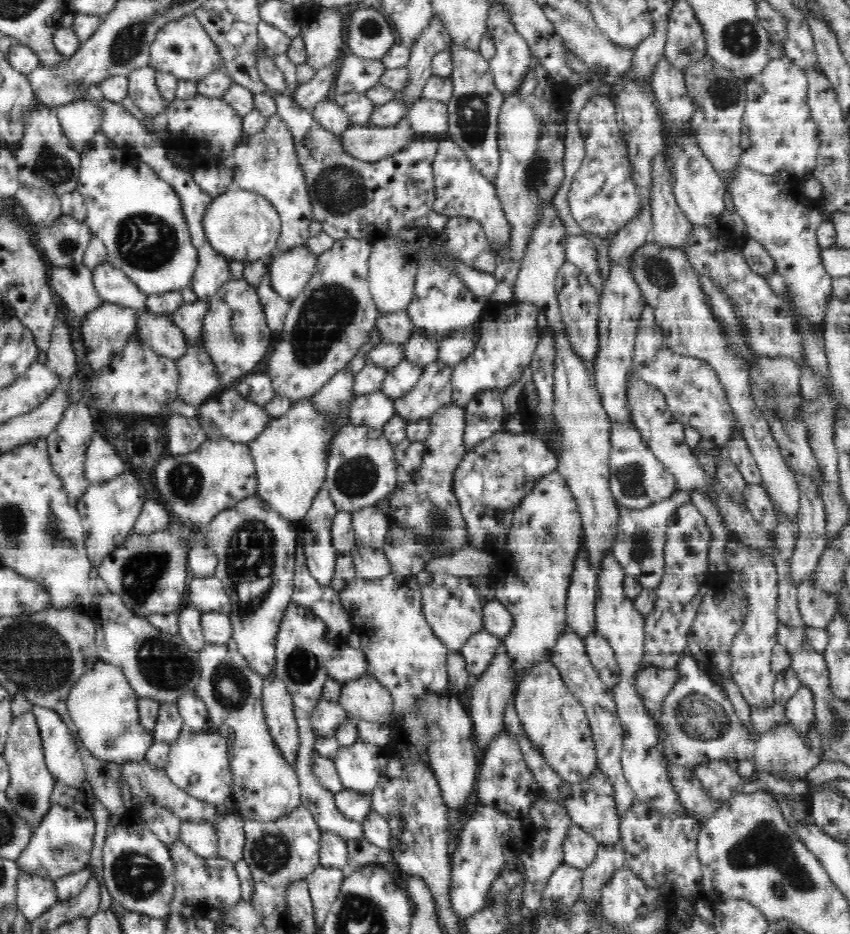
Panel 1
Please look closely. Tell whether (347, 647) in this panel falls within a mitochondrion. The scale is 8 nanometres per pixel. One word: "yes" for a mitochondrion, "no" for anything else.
no

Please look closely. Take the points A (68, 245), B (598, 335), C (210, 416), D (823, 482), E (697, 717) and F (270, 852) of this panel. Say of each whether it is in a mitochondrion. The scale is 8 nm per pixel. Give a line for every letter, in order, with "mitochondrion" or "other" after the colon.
A: mitochondrion
B: other
C: other
D: other
E: mitochondrion
F: mitochondrion

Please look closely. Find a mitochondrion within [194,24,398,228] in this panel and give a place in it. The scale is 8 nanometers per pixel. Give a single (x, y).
(338, 190)

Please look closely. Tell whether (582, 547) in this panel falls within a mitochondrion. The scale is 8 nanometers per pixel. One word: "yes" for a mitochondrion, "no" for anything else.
no

